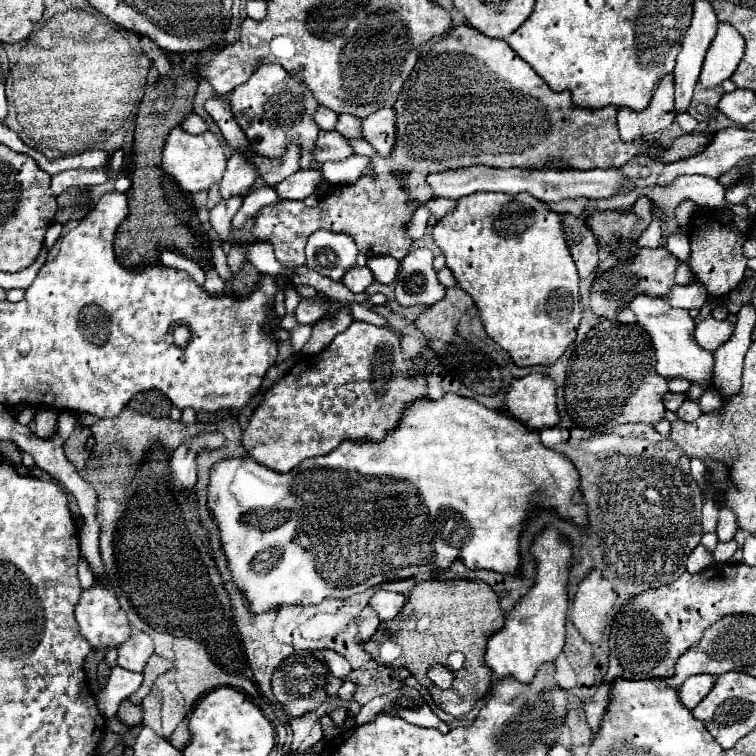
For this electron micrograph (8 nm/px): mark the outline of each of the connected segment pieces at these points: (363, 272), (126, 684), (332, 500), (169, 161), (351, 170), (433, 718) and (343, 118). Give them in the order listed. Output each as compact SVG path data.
M365 266L365 268L351 268L345 276L343 276L343 280L341 280L353 294L359 294L359 292L363 292L371 282L373 282L373 274L371 274L371 270Z
M121 666L111 670L107 686L97 694L97 706L105 718L113 718L121 700L129 698L143 682L141 672L129 672Z
M445 394L439 400L431 398L417 398L409 402L401 414L399 424L393 430L387 430L385 438L381 442L373 440L345 440L341 446L337 446L333 452L317 458L307 458L301 462L299 468L281 474L275 470L269 470L267 466L257 464L251 456L247 458L227 458L217 464L213 464L209 472L209 488L207 488L207 508L219 528L221 548L227 558L227 568L231 572L231 578L235 586L241 590L245 604L253 614L263 614L271 608L281 606L307 606L307 604L319 604L325 598L349 598L357 592L365 592L367 588L375 584L383 584L389 580L403 580L413 578L421 572L431 572L435 568L449 568L455 558L463 560L467 568L487 568L501 574L517 574L519 568L519 532L529 516L529 510L533 506L551 506L561 516L575 520L577 524L585 524L585 504L573 504L571 496L579 490L579 474L575 466L559 452L545 448L539 432L529 430L525 424L517 422L515 418L509 418L503 412L485 408L473 398L463 398L459 394Z
M171 130L163 148L161 168L175 178L175 182L183 192L194 193L199 190L209 190L213 184L221 182L225 172L225 162L227 158L223 146L213 132L207 130L205 134L193 135L185 130Z
M355 156L349 158L349 162L325 162L321 172L325 174L325 180L339 180L339 186L353 186L357 180L369 174L369 166L369 156Z
M409 686L397 688L385 696L373 698L365 706L361 706L361 712L357 714L357 724L371 722L375 714L381 712L381 708L421 728L435 728L443 734L449 730L449 726L429 708L429 704L423 700L419 690L409 688Z
M341 114L339 116L339 124L337 124L337 132L341 132L341 134L345 134L347 138L351 138L351 140L363 140L363 136L361 136L361 132L357 132L357 130L361 130L359 124L361 120L357 118L357 116L351 116L351 114Z

